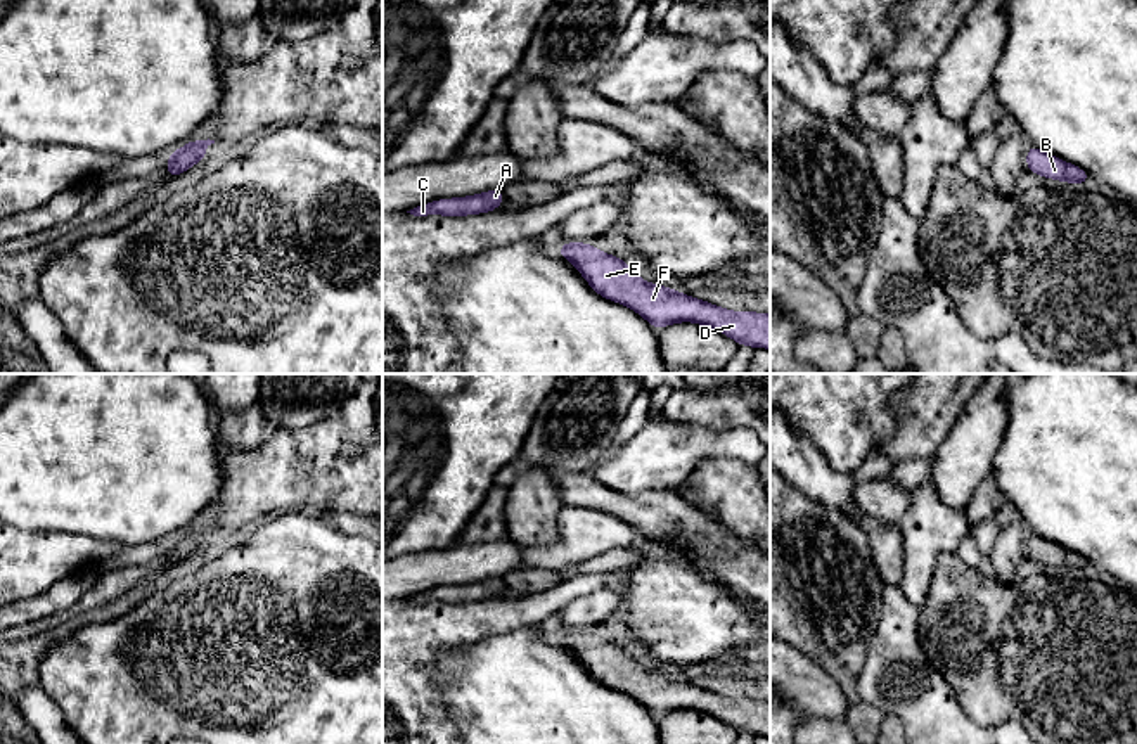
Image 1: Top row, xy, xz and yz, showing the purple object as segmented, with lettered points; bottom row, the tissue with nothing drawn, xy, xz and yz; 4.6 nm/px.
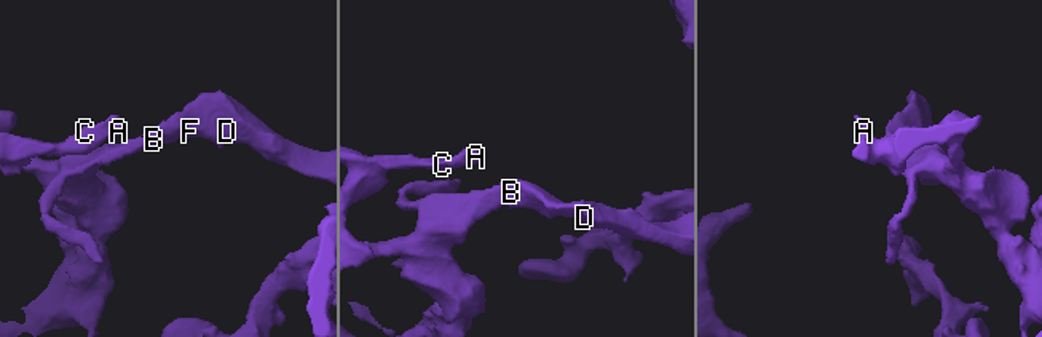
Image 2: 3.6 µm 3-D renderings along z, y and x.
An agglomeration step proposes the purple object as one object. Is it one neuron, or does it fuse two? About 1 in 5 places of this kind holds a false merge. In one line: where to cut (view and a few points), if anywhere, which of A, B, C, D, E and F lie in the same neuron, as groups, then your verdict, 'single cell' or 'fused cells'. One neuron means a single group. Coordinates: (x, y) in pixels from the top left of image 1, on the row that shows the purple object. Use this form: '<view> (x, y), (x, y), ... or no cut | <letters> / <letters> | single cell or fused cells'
no cut | A B C D E F | single cell

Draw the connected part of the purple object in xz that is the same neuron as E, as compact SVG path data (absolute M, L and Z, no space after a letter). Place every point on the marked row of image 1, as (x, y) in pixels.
M564 242L557 253L578 268L599 296L632 308L656 330L694 322L732 337L739 346L770 350L770 313L730 311L671 287L644 282L625 260L592 244Z

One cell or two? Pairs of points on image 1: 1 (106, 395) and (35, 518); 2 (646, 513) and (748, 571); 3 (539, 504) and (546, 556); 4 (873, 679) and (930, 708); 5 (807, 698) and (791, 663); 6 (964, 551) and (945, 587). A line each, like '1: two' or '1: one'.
1: one
2: one
3: two
4: one
5: one
6: two

